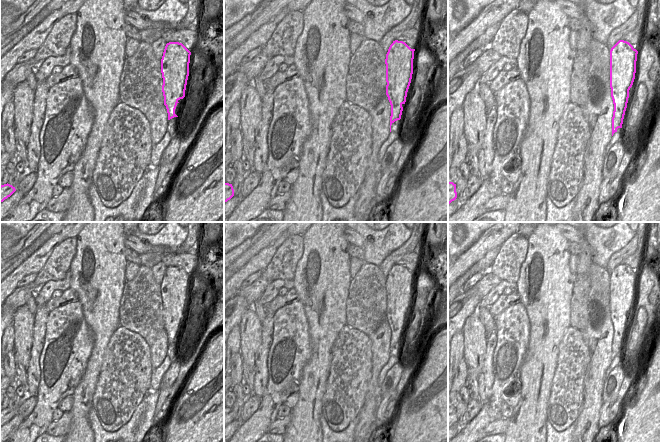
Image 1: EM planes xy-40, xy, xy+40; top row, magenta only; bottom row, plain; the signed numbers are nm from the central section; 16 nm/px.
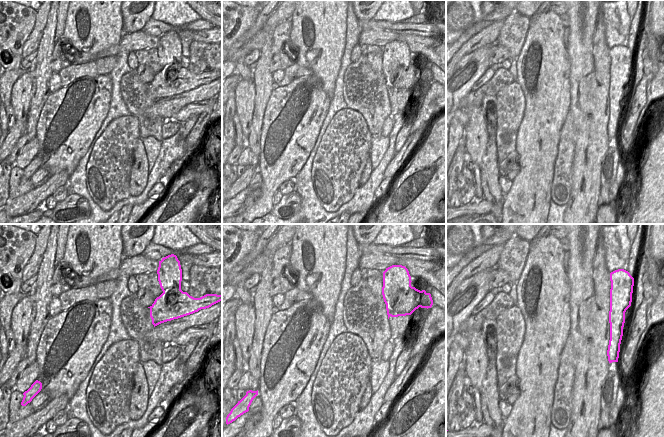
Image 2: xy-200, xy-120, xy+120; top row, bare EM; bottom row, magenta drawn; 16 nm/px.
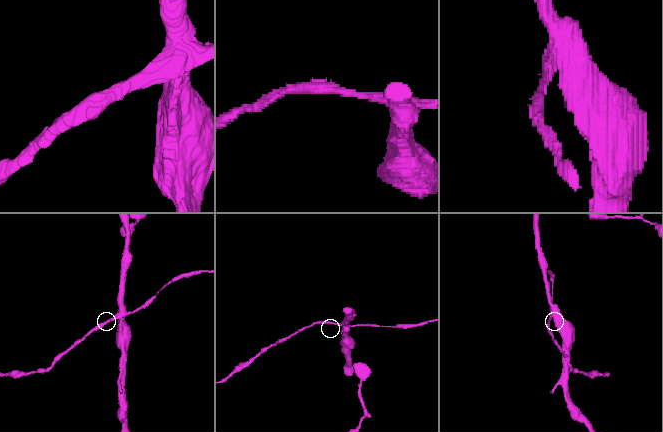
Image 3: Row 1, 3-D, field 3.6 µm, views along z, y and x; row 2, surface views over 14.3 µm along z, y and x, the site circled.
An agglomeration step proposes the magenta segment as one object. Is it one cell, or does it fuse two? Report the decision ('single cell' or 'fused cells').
fused cells

